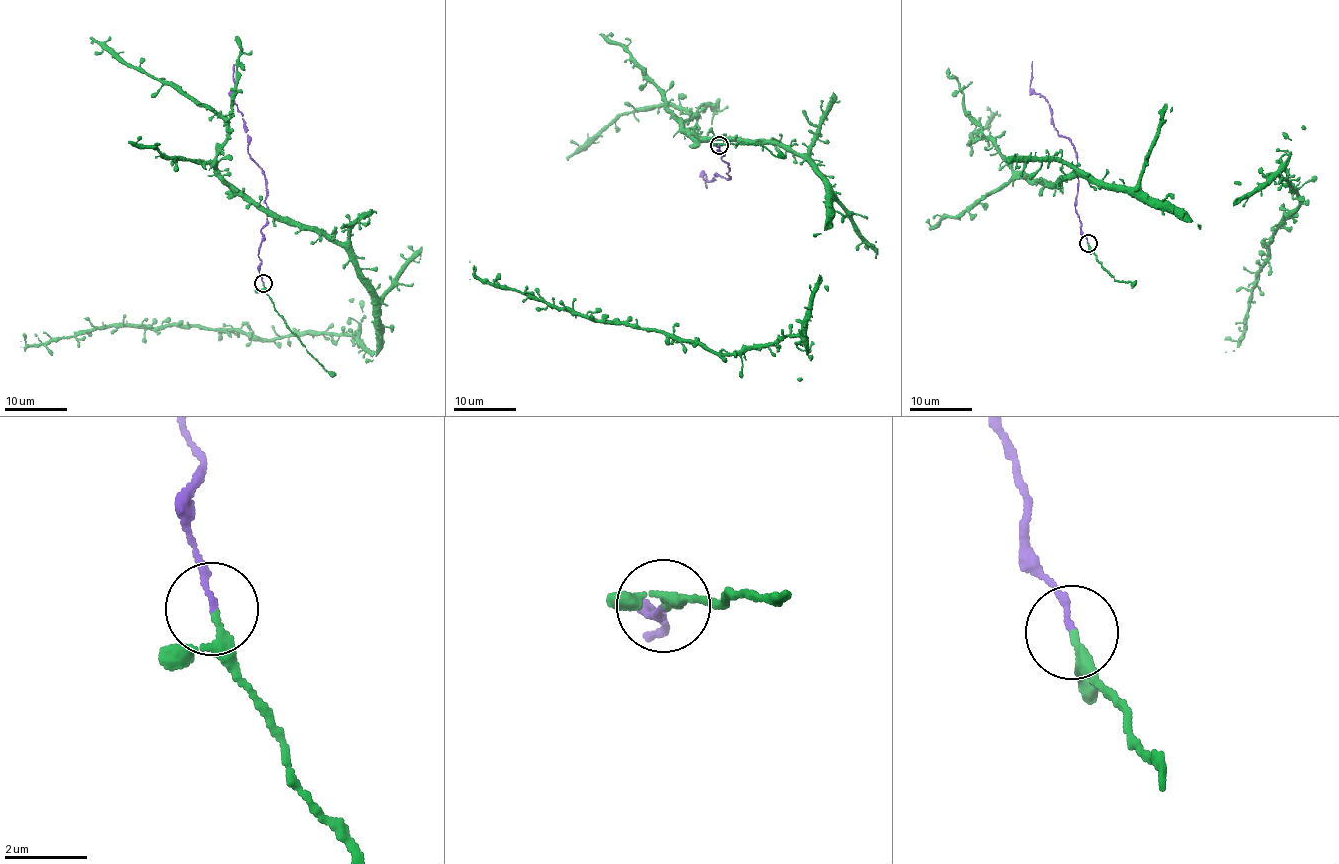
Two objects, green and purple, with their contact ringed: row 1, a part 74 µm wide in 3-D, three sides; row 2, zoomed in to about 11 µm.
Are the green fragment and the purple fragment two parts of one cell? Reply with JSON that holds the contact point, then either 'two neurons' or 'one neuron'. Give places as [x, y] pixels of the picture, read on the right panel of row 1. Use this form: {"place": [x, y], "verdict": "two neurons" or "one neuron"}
{"place": [1088, 243], "verdict": "one neuron"}

